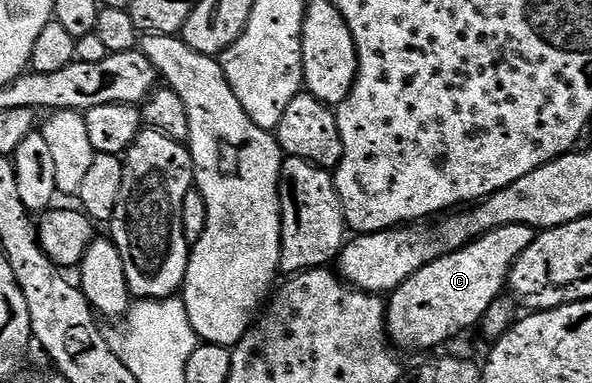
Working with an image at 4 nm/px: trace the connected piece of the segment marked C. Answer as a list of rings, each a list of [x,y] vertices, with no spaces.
[[[508,225],[485,233],[477,240],[423,266],[411,279],[394,289],[387,301],[390,342],[401,349],[433,349],[460,335],[464,329],[480,326],[491,303],[502,296],[513,265],[531,247],[535,231],[529,225]]]

